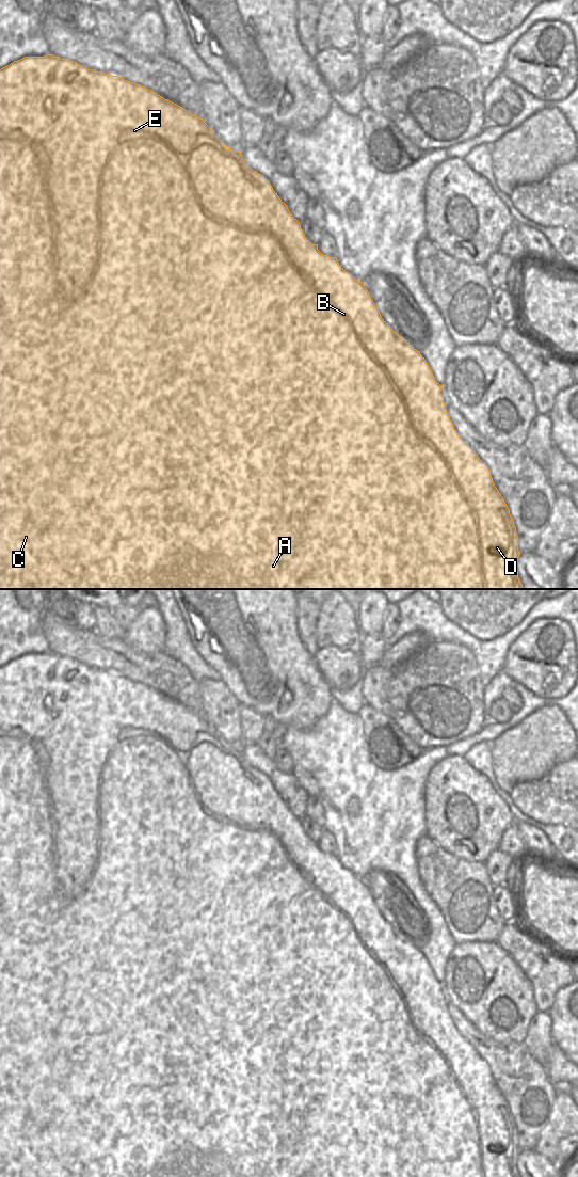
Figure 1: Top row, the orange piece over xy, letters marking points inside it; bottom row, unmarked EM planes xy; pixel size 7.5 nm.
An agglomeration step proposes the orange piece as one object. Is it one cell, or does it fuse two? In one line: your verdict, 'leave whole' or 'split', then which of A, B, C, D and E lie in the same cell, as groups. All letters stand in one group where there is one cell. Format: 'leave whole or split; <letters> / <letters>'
leave whole; A B C D E

